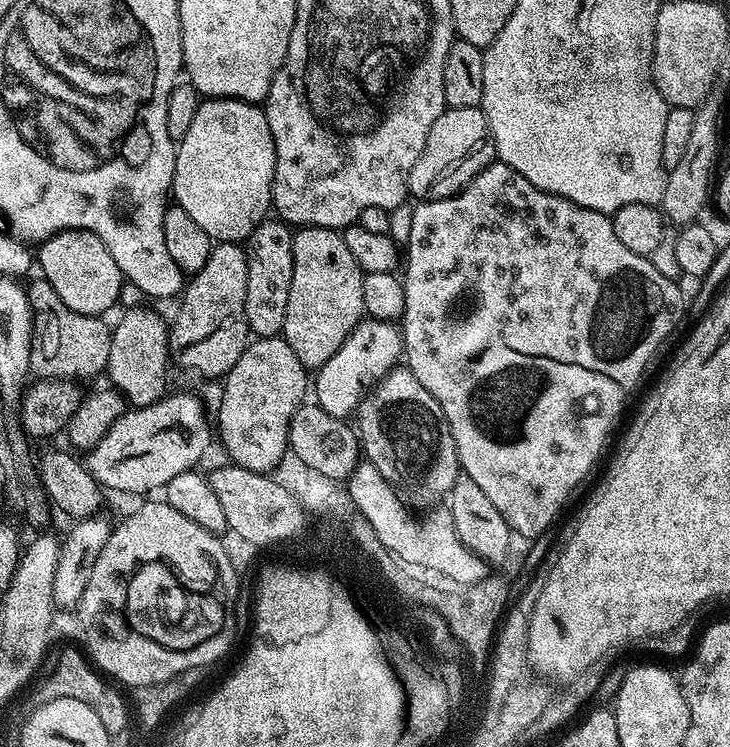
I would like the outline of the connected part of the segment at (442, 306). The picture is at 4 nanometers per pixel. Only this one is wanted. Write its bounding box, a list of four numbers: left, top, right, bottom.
[402,162,686,538]

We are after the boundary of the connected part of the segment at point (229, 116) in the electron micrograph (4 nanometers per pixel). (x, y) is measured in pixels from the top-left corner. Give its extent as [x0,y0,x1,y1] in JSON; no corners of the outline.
[171,98,276,242]

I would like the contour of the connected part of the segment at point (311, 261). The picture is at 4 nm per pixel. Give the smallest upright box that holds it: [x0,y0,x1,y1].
[282,226,365,370]

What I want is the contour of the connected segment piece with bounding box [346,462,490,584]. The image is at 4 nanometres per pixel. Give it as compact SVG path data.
M361 462L356 465L346 481L346 496L350 503L364 515L378 534L382 546L389 548L399 558L418 562L429 569L438 570L460 584L477 584L490 575L490 565L478 554L474 554L460 541L454 530L452 516L447 507L436 506L425 511L419 520L400 499L397 489L388 483L372 464Z

